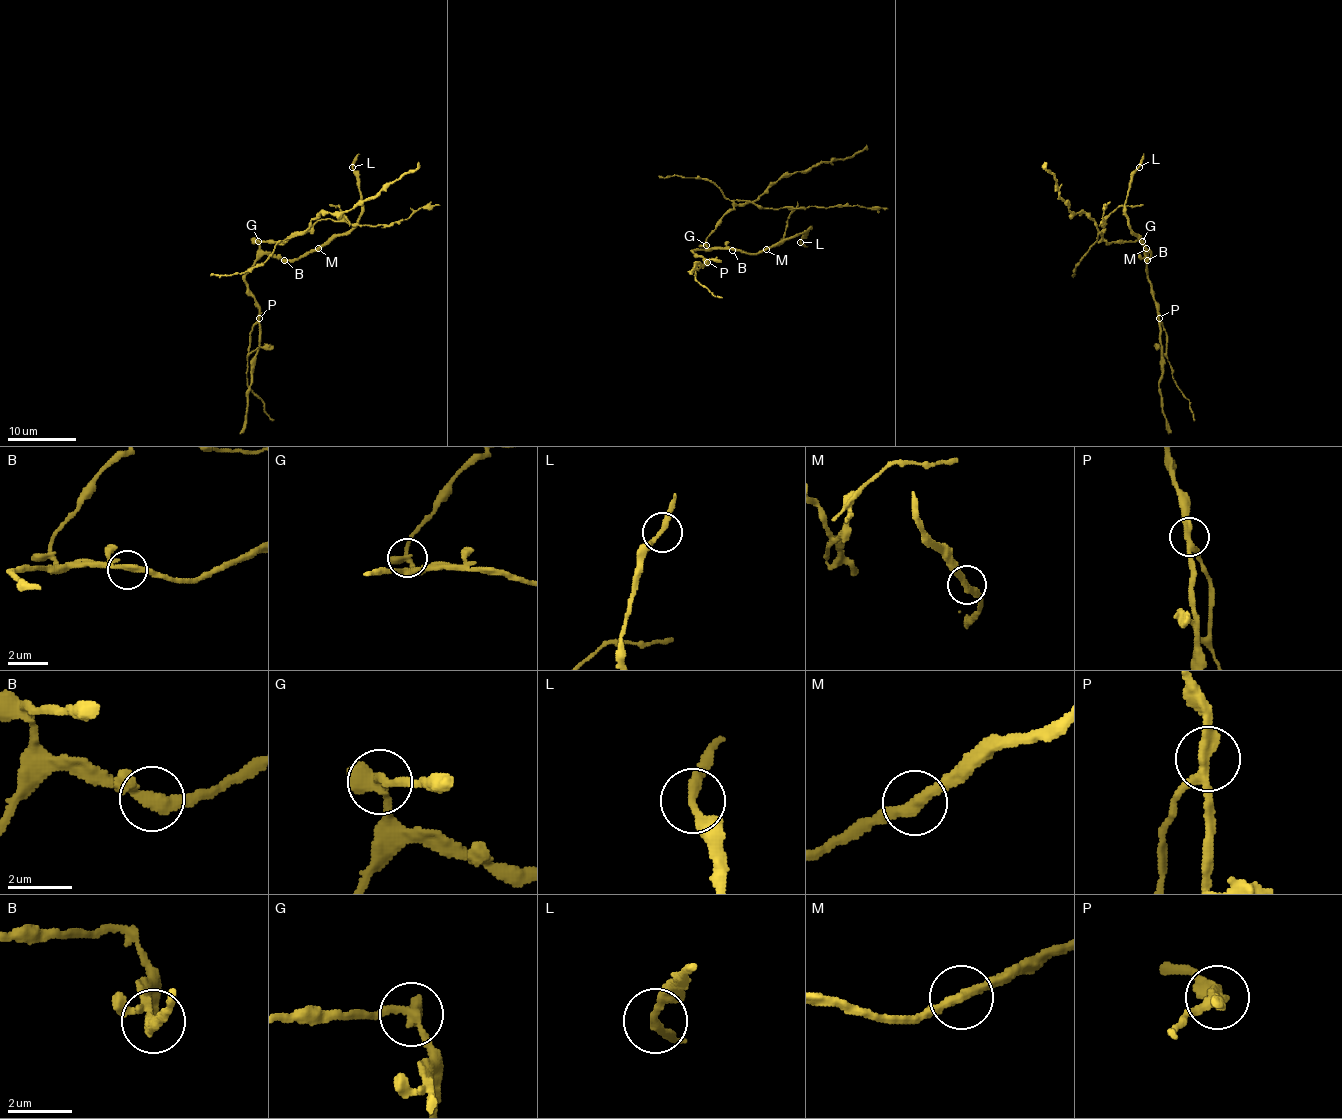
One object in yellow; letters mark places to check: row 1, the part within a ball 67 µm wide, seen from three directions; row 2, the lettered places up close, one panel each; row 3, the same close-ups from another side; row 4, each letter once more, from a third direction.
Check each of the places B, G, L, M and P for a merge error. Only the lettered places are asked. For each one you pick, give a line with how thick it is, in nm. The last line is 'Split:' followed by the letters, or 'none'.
G: 400 nm thick
P: 260 nm thick
Split: G, P

